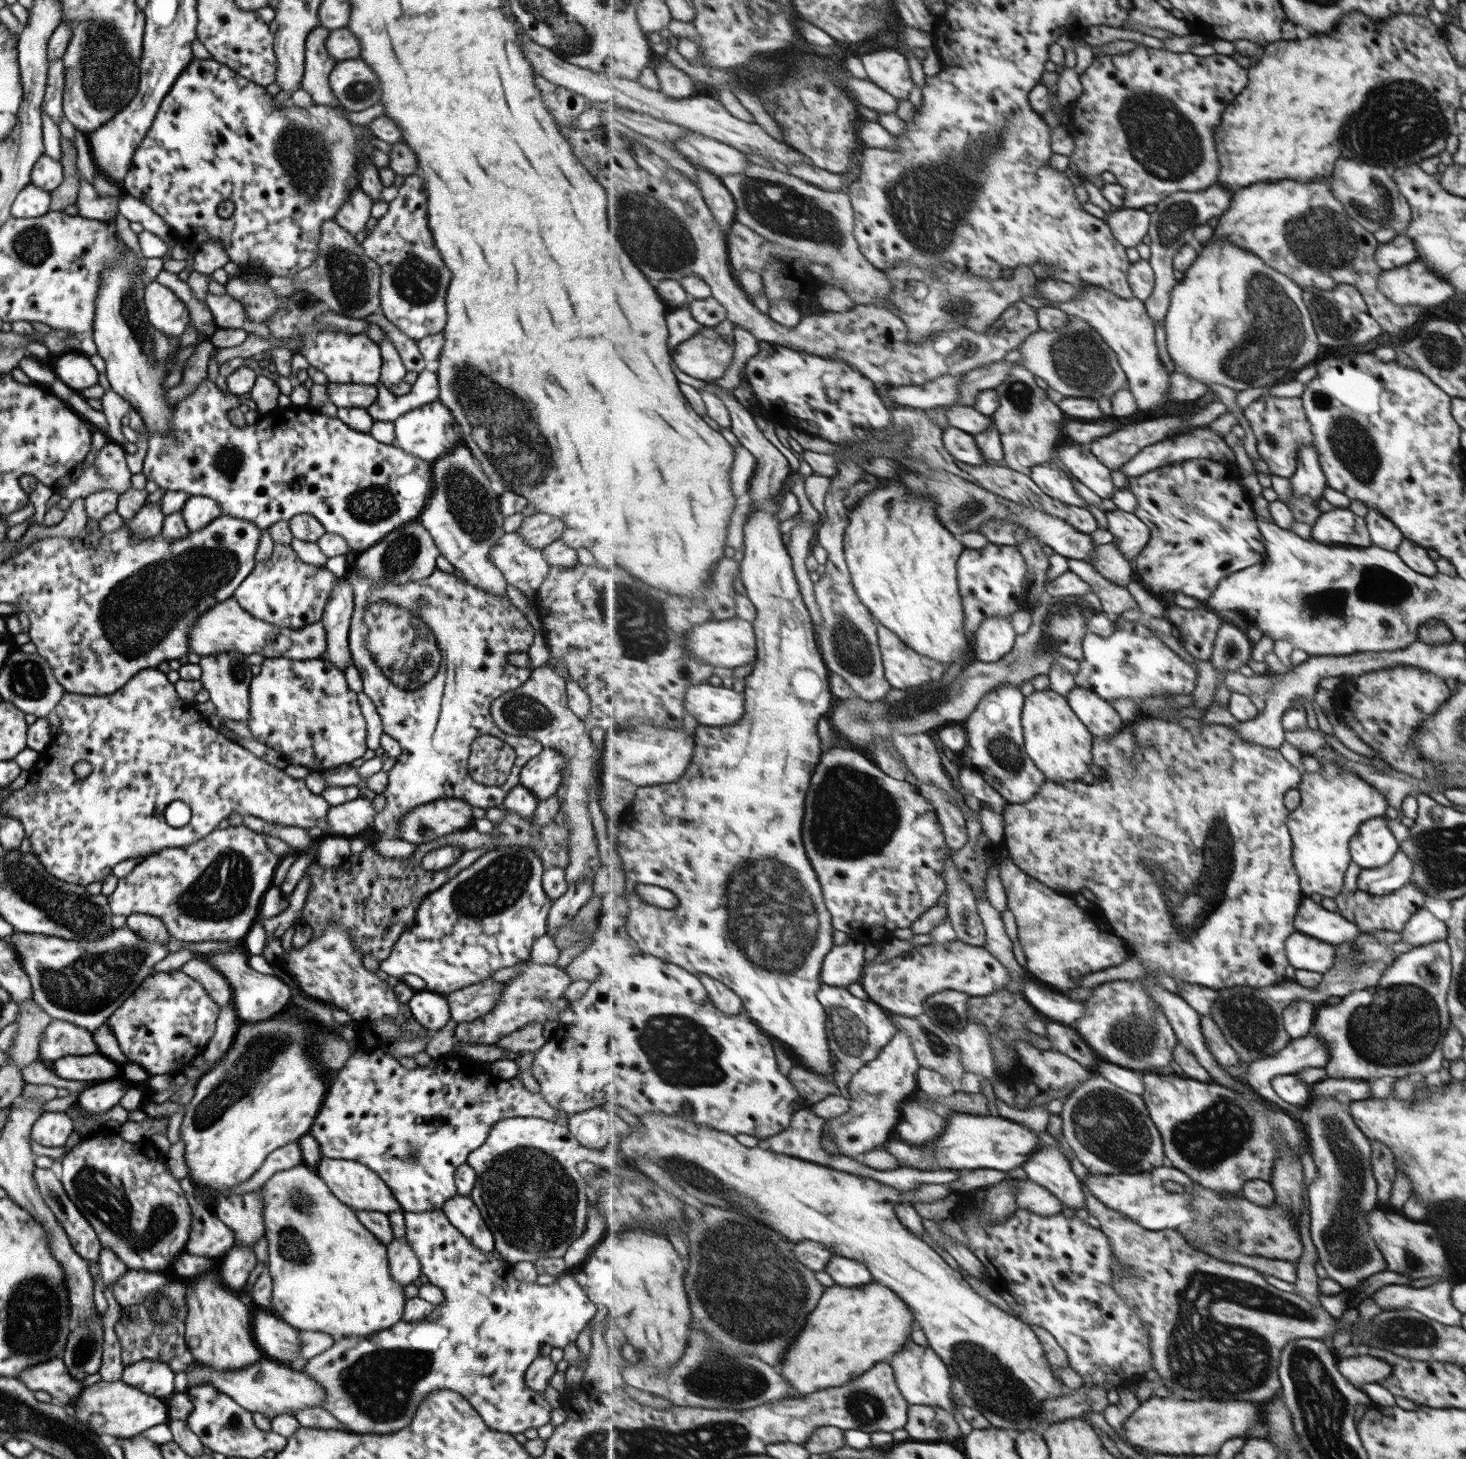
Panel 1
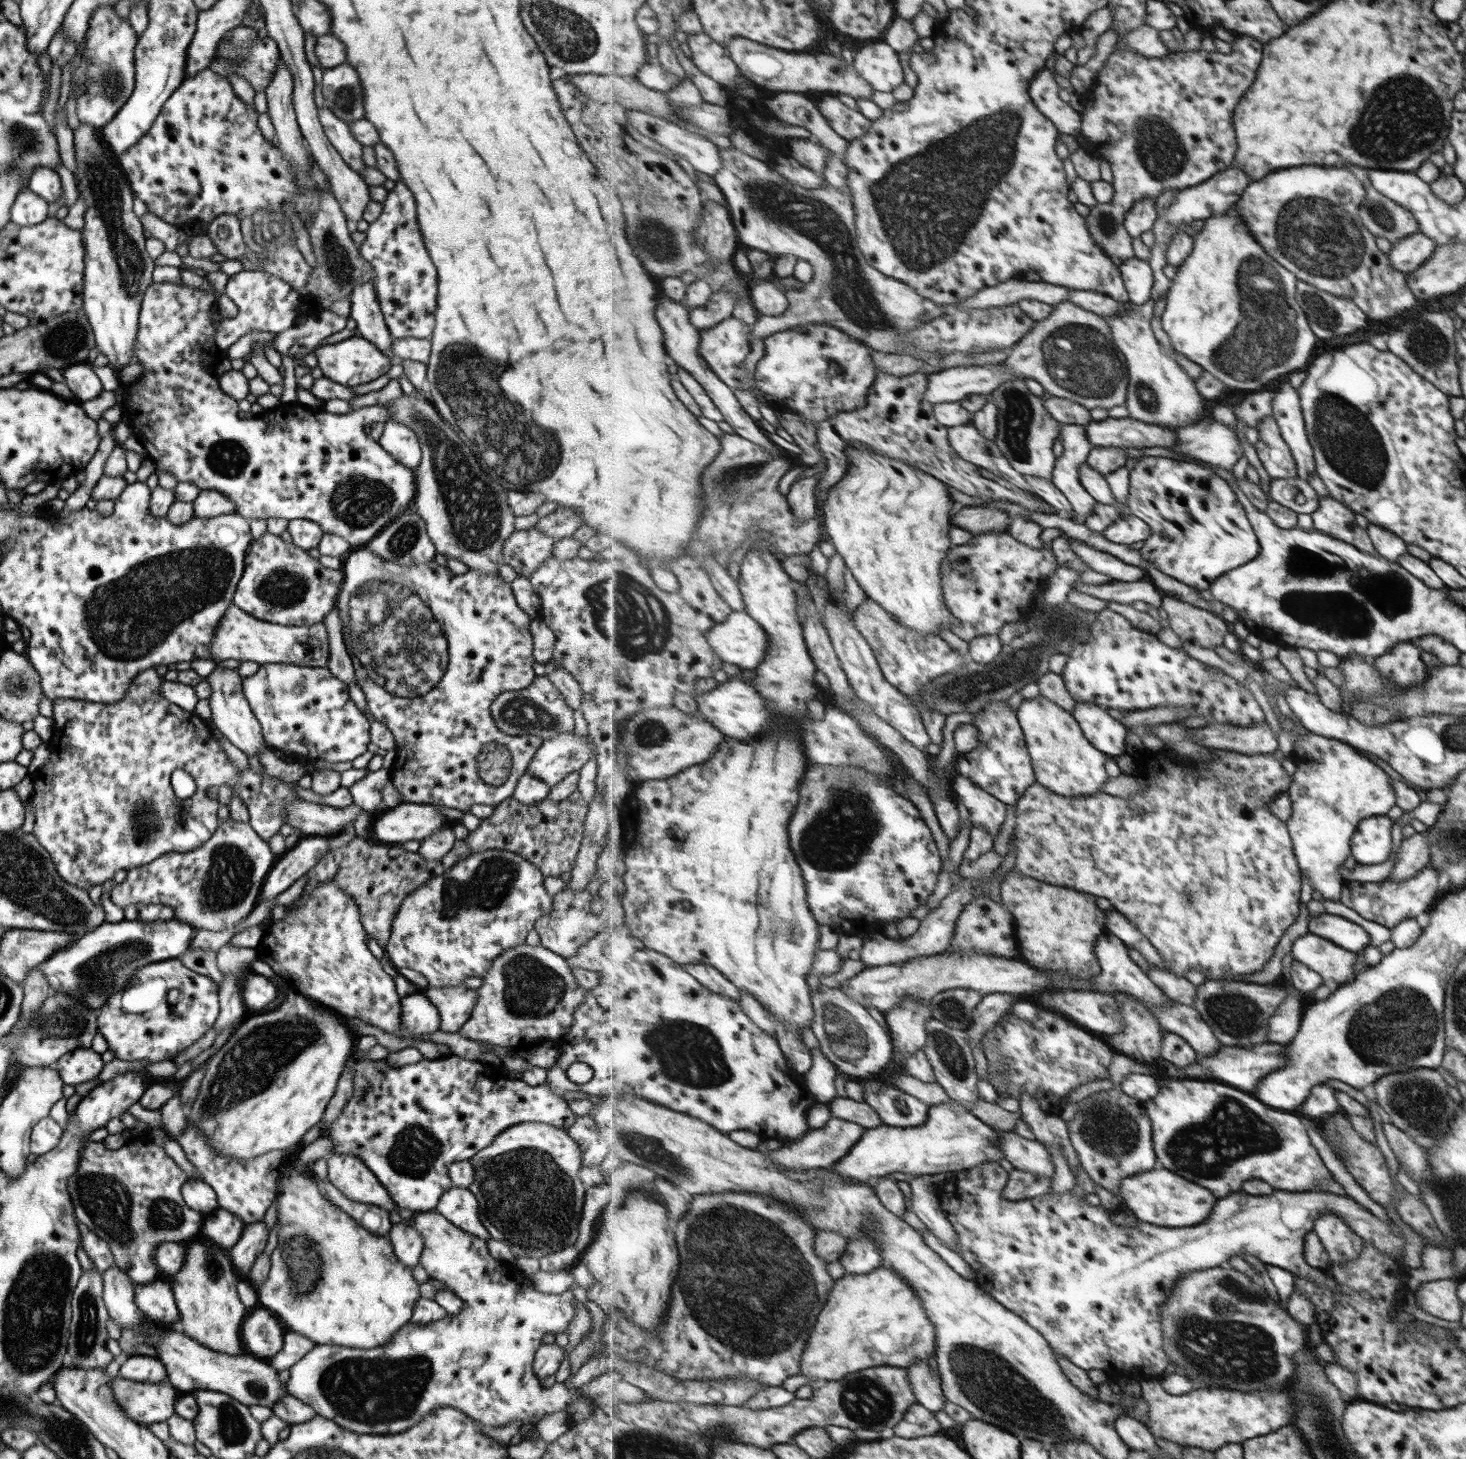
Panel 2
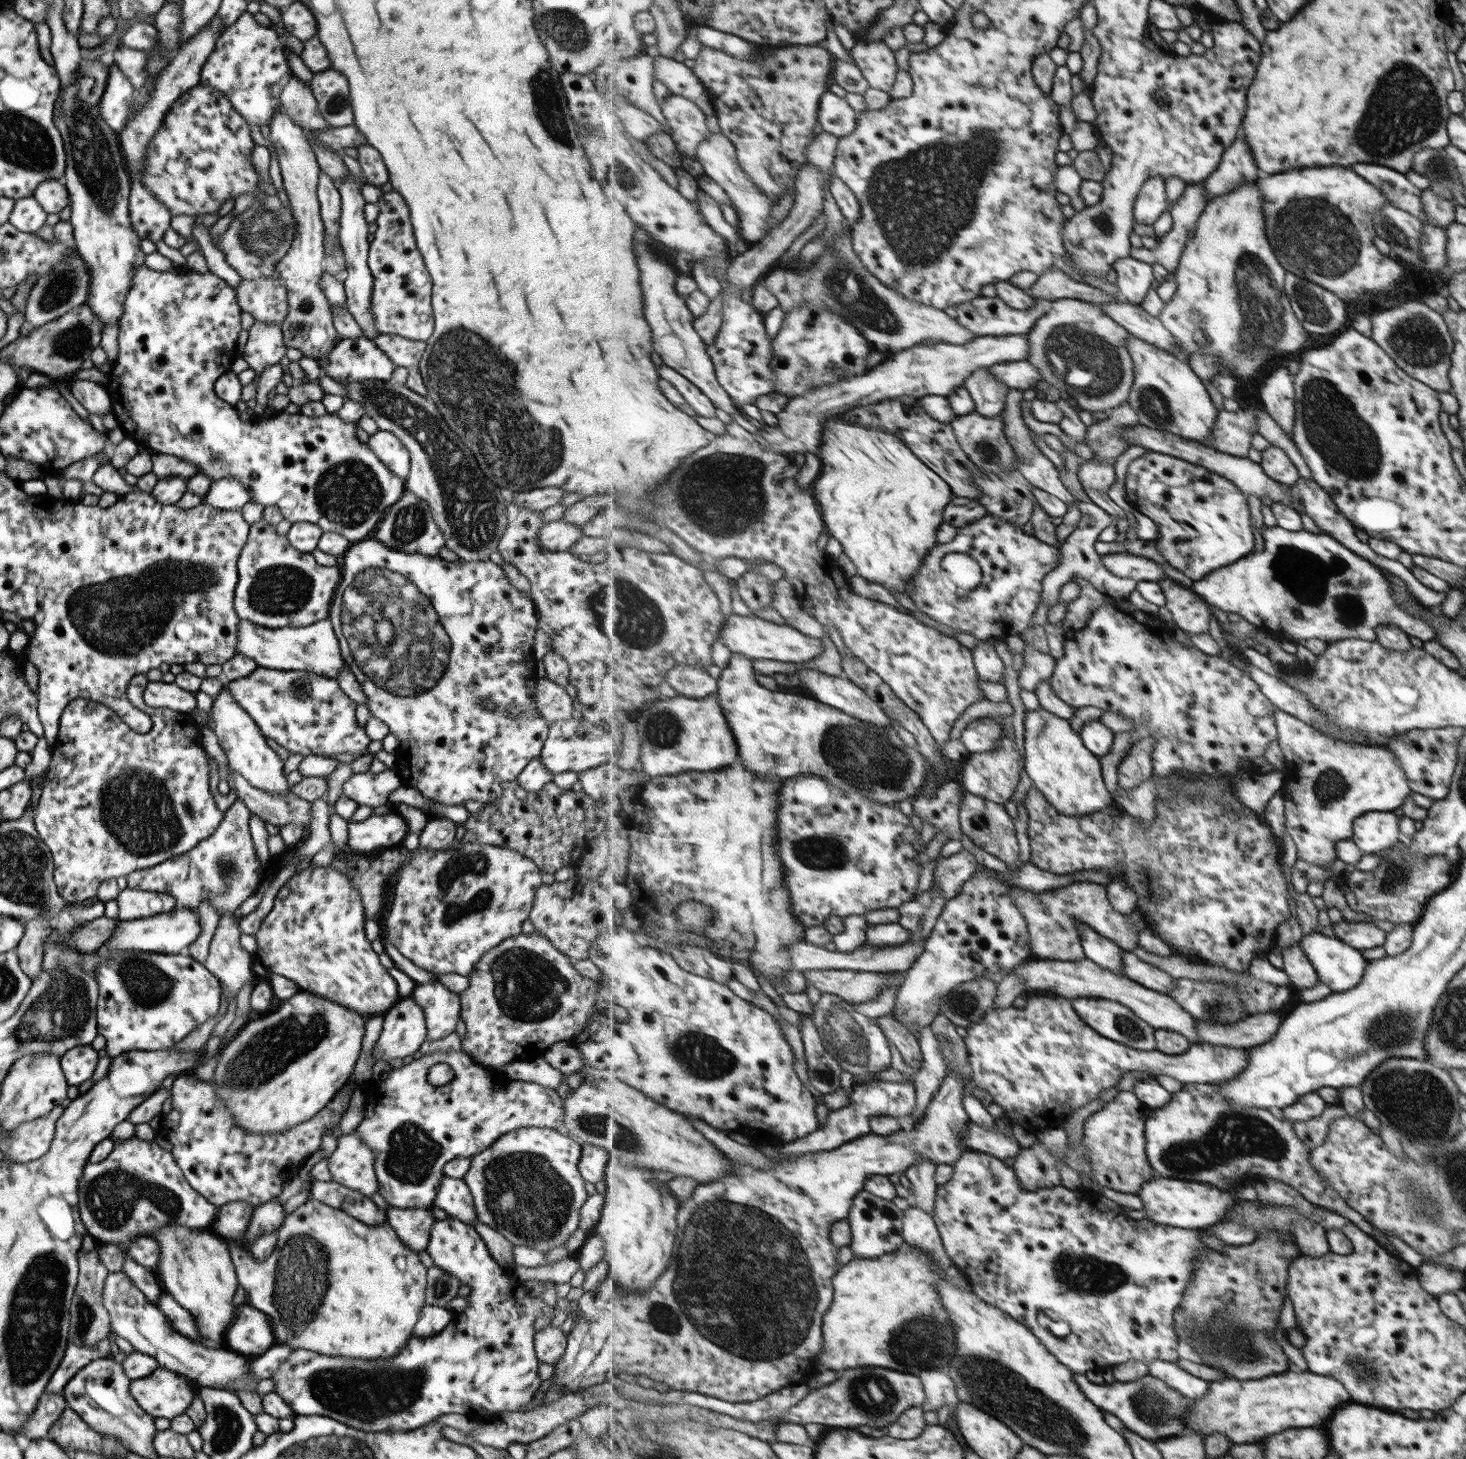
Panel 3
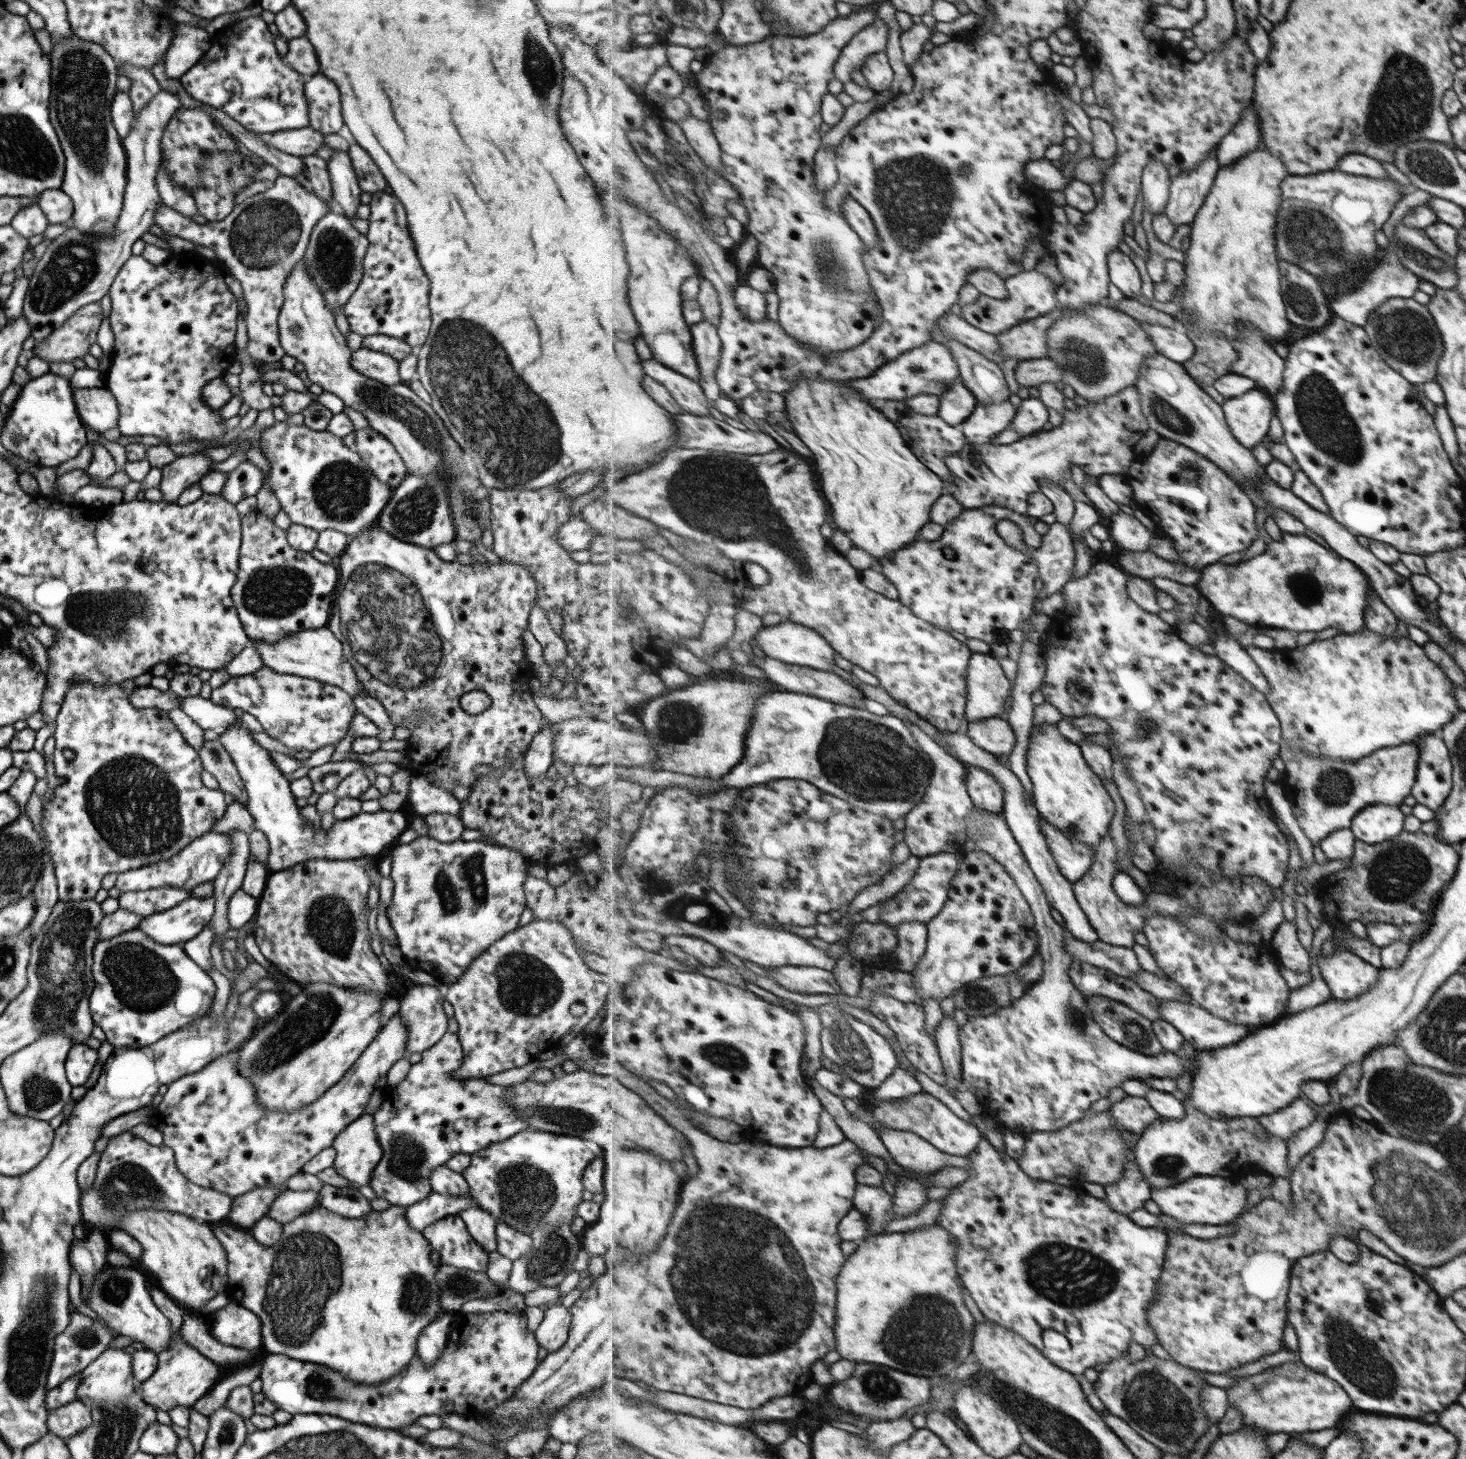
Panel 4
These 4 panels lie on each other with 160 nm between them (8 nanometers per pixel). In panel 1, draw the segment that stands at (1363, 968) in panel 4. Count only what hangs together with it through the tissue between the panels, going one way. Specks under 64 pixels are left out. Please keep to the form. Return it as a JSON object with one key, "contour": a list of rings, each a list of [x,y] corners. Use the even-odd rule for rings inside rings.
{"contour":[[[1295,932],[1286,939],[1286,959],[1294,969],[1322,974],[1331,968],[1336,956],[1335,946],[1310,935]]]}

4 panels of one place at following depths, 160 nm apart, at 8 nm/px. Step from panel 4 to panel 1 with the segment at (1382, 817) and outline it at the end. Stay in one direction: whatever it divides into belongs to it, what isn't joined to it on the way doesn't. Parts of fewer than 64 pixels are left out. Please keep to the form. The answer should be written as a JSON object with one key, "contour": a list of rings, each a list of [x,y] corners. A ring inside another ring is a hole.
{"contour":[[[1375,817],[1357,827],[1357,832],[1349,839],[1348,851],[1350,860],[1359,869],[1375,869],[1389,864],[1397,852],[1397,842],[1381,817]]]}

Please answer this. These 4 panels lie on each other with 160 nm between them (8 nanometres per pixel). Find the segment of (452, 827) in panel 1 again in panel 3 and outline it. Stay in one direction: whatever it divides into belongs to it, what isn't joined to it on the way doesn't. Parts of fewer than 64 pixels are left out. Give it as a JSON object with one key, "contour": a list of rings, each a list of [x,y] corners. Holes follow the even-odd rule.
{"contour":[[[397,812],[371,814],[363,821],[348,823],[346,844],[356,853],[374,854],[400,846],[407,833],[406,822]]]}

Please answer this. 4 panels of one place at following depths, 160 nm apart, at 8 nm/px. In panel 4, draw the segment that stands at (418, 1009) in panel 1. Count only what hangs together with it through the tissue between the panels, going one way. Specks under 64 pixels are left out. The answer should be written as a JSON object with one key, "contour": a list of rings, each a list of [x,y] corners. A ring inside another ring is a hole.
{"contour":[[[395,1014],[387,1024],[381,1026],[359,1058],[333,1086],[315,1102],[291,1112],[264,1110],[256,1102],[253,1084],[236,1073],[236,1054],[231,1052],[221,1055],[202,1069],[170,1082],[161,1101],[154,1106],[147,1123],[161,1132],[162,1144],[171,1148],[178,1171],[197,1186],[216,1190],[231,1198],[268,1184],[282,1186],[290,1176],[301,1172],[300,1169],[307,1160],[311,1160],[321,1150],[331,1147],[334,1136],[363,1115],[363,1108],[375,1089],[377,1079],[384,1076],[392,1064],[406,1057],[407,1035],[408,1028]]]}

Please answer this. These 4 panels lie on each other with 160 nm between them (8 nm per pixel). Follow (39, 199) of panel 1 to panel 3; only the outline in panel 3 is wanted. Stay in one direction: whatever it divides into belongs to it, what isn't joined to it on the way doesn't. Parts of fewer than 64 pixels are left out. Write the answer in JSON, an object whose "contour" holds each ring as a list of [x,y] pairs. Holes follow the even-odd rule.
{"contour":[[[29,196],[29,198],[19,198],[14,201],[8,221],[19,232],[34,233],[44,224],[45,216],[46,212],[39,203]]]}

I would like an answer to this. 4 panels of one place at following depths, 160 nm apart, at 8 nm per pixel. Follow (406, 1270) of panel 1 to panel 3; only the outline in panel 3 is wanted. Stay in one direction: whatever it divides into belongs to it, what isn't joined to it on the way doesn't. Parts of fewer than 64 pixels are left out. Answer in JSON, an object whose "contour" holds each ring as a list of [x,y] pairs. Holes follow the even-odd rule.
{"contour":[[[389,1206],[384,1210],[385,1221],[407,1248],[421,1252],[429,1240],[428,1230],[436,1220],[431,1216],[430,1209],[431,1207],[397,1209]]]}

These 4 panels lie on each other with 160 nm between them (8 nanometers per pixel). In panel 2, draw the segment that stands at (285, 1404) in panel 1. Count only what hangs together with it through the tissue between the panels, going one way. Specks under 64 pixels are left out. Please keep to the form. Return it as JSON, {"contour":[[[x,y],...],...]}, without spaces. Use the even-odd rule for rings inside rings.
{"contour":[[[180,1329],[162,1332],[158,1340],[152,1340],[156,1358],[163,1364],[167,1381],[178,1392],[189,1393],[195,1390],[211,1390],[233,1398],[243,1406],[272,1406],[287,1396],[285,1383],[279,1382],[277,1373],[263,1358],[249,1354],[231,1356],[211,1351],[193,1339],[185,1336]]]}

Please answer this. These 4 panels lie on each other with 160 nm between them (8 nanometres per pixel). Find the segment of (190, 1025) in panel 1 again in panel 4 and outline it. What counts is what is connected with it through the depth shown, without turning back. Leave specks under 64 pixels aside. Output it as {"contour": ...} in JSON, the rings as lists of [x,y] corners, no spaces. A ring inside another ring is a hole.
{"contour":[[[133,928],[109,939],[99,939],[92,951],[90,968],[94,982],[89,995],[88,1008],[91,1020],[104,1032],[105,1041],[113,1048],[125,1046],[135,1049],[154,1044],[155,1041],[193,1023],[195,1018],[210,1010],[215,985],[184,950],[176,945],[161,945]]]}

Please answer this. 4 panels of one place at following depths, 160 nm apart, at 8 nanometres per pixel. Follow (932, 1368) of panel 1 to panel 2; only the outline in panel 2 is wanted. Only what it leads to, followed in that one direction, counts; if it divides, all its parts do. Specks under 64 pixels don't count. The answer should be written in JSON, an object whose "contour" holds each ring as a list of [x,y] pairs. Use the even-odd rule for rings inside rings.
{"contour":[[[919,1360],[908,1370],[911,1378],[911,1387],[915,1391],[918,1404],[933,1412],[945,1410],[946,1396],[942,1388],[942,1377],[931,1370],[929,1361]]]}

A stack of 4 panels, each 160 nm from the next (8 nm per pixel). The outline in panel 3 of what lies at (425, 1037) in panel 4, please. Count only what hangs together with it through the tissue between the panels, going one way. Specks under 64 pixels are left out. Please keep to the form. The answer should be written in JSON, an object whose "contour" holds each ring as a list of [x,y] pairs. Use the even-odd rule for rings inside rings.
{"contour":[[[437,979],[417,984],[409,998],[423,1012],[428,1041],[445,1038],[455,1030],[459,1016],[459,995],[449,991]]]}

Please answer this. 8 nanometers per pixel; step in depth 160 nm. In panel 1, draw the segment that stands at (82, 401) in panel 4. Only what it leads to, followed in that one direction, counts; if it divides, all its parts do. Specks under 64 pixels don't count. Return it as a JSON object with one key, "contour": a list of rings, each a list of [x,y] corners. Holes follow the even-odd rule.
{"contour":[[[78,351],[54,358],[51,367],[56,378],[75,392],[81,392],[97,383],[98,372],[89,363],[89,358]]]}

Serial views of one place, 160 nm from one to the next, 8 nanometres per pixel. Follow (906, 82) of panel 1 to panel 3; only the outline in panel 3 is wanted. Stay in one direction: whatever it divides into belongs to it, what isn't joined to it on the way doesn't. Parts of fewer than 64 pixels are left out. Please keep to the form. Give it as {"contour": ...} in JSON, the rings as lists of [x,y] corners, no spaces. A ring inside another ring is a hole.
{"contour":[[[856,43],[851,55],[871,88],[890,92],[900,68],[897,66],[894,51],[887,43]]]}

